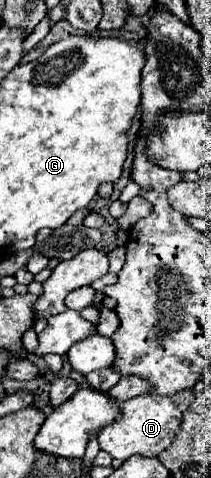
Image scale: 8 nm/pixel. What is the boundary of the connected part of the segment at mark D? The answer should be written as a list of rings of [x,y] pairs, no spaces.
[[[181,389],[179,393],[173,393],[167,397],[157,397],[155,393],[147,393],[125,401],[121,405],[123,417],[107,425],[105,429],[101,429],[97,435],[101,449],[121,461],[127,461],[131,455],[157,457],[163,449],[171,445],[183,421],[183,413],[189,409],[191,401],[195,401],[195,389]]]

